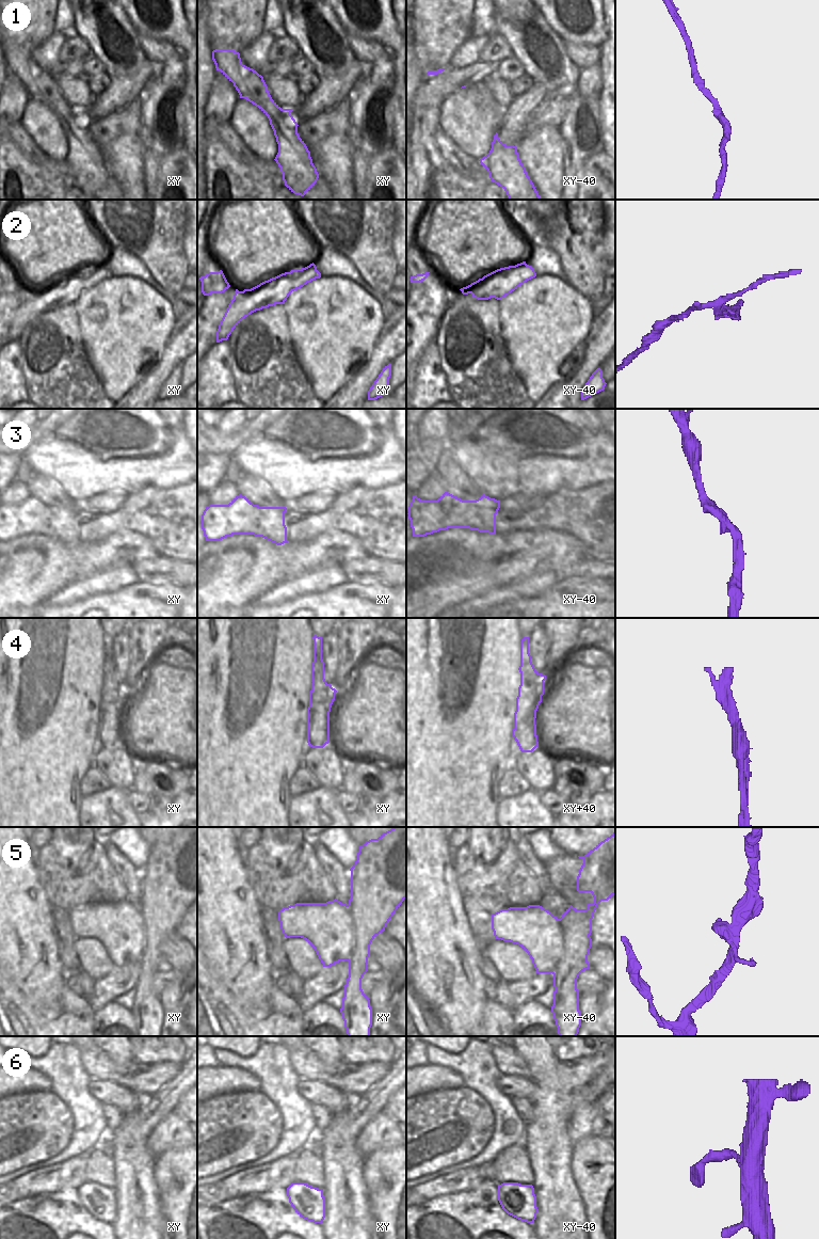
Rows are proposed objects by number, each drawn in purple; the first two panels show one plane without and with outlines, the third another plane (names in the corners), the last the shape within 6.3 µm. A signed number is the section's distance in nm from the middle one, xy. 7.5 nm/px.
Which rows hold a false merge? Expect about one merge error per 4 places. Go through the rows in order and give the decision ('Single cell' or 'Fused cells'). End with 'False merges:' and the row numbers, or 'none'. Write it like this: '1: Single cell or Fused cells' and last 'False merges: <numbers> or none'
1: Single cell
2: Fused cells
3: Single cell
4: Fused cells
5: Single cell
6: Single cell
False merges: 2, 4.

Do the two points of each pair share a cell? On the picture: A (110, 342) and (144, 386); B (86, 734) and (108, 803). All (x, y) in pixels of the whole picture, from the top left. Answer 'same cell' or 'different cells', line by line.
A: different cells
B: different cells

